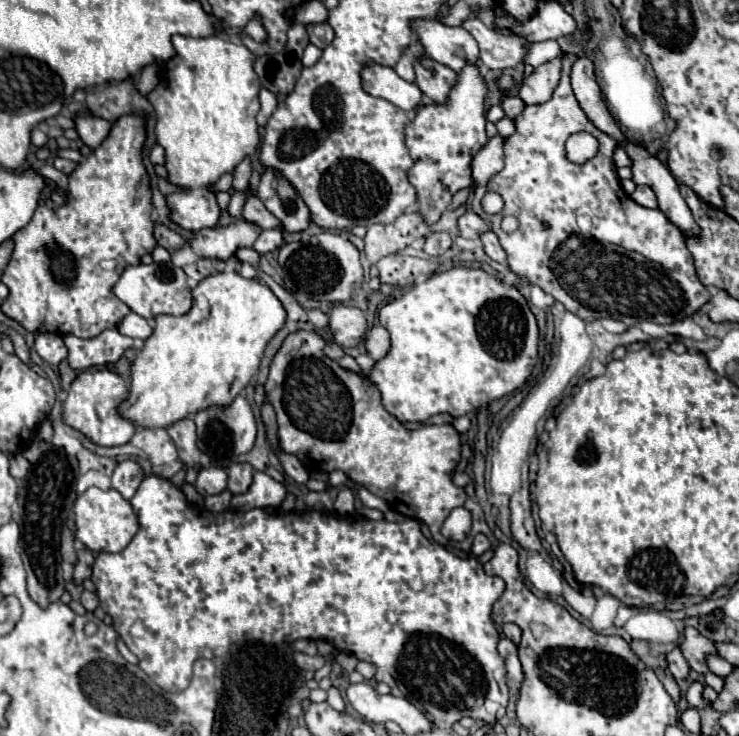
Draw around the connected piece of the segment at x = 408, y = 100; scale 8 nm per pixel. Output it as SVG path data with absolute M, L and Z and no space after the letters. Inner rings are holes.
M366 67L362 71L362 87L366 93L382 97L404 111L416 109L422 99L422 91L418 89L418 85L404 81L390 67Z

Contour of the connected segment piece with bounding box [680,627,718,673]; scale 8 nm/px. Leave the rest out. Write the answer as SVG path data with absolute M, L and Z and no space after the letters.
M686 627L684 629L684 639L680 643L680 649L684 653L684 657L688 659L690 667L698 673L708 673L708 665L706 665L706 657L708 655L716 655L716 643L702 637L694 627Z

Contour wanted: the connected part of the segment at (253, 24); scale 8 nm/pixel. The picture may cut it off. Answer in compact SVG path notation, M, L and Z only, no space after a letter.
M254 17L254 19L246 25L244 33L250 35L252 39L256 39L256 41L264 41L264 39L266 39L266 31L264 31L264 27L262 27L262 23L260 23L258 17Z

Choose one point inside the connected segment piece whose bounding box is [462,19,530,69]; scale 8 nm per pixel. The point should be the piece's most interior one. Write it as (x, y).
(497, 51)

